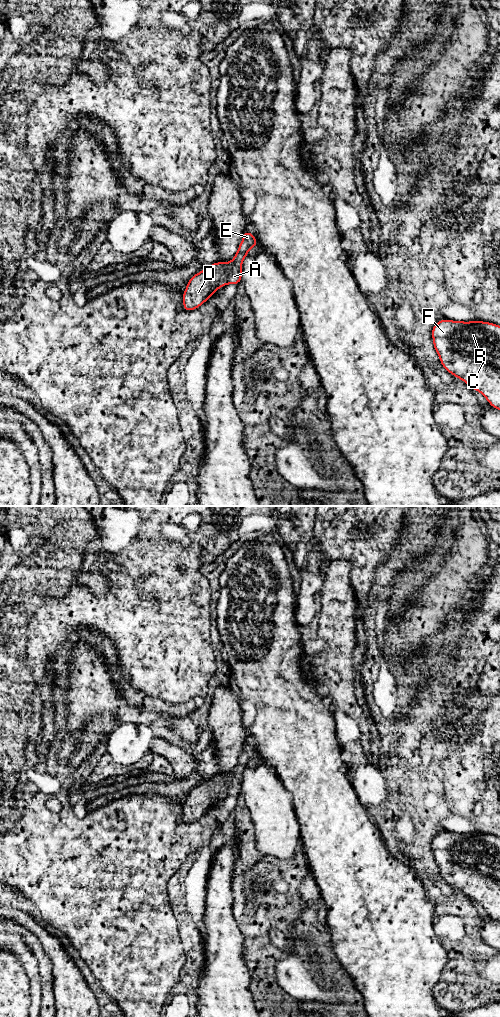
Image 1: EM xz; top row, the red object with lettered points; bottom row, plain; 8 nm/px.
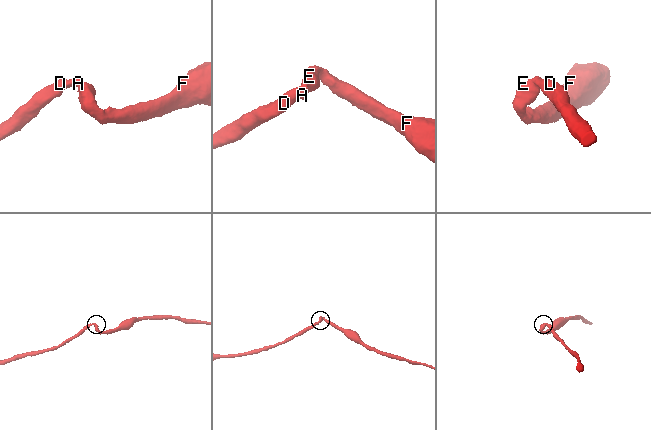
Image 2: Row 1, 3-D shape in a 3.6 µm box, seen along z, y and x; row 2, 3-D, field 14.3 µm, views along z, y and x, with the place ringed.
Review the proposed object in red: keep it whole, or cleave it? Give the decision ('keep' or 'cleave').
keep

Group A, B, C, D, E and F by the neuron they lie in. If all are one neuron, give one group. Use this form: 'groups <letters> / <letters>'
groups A B C D E F

